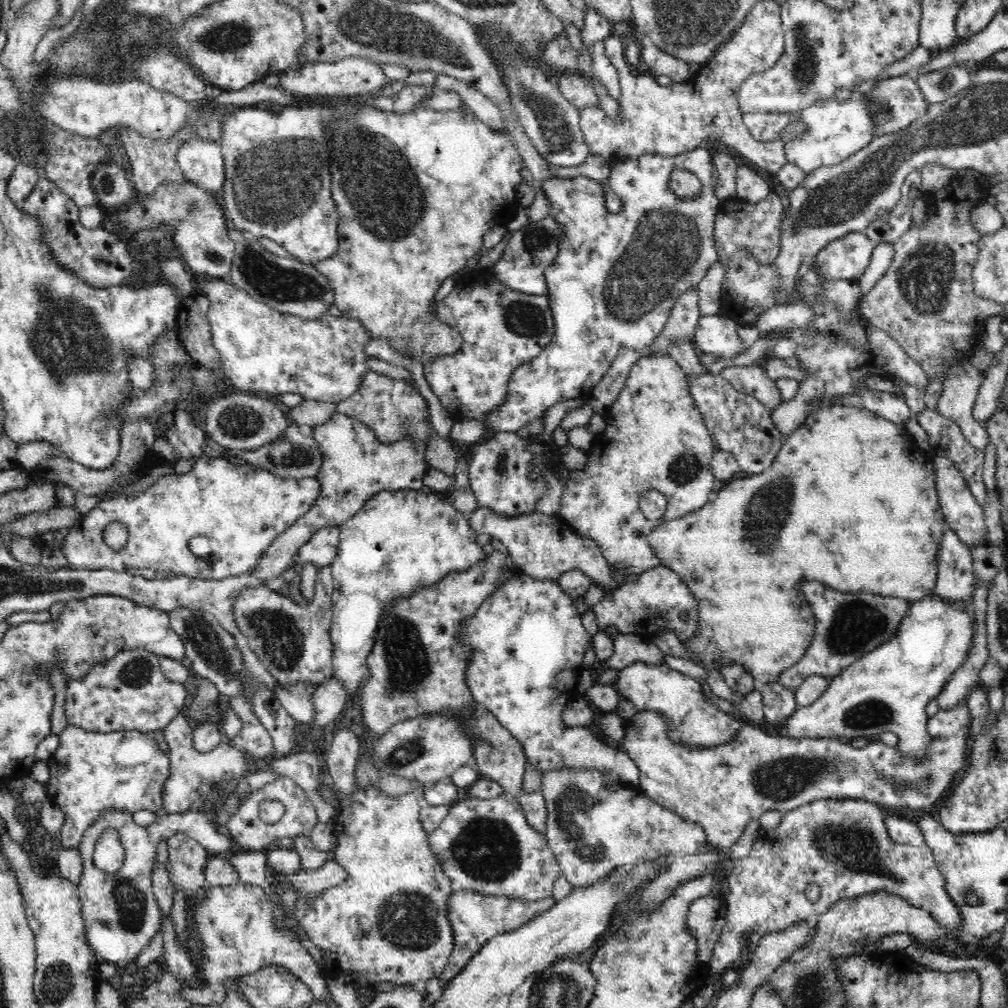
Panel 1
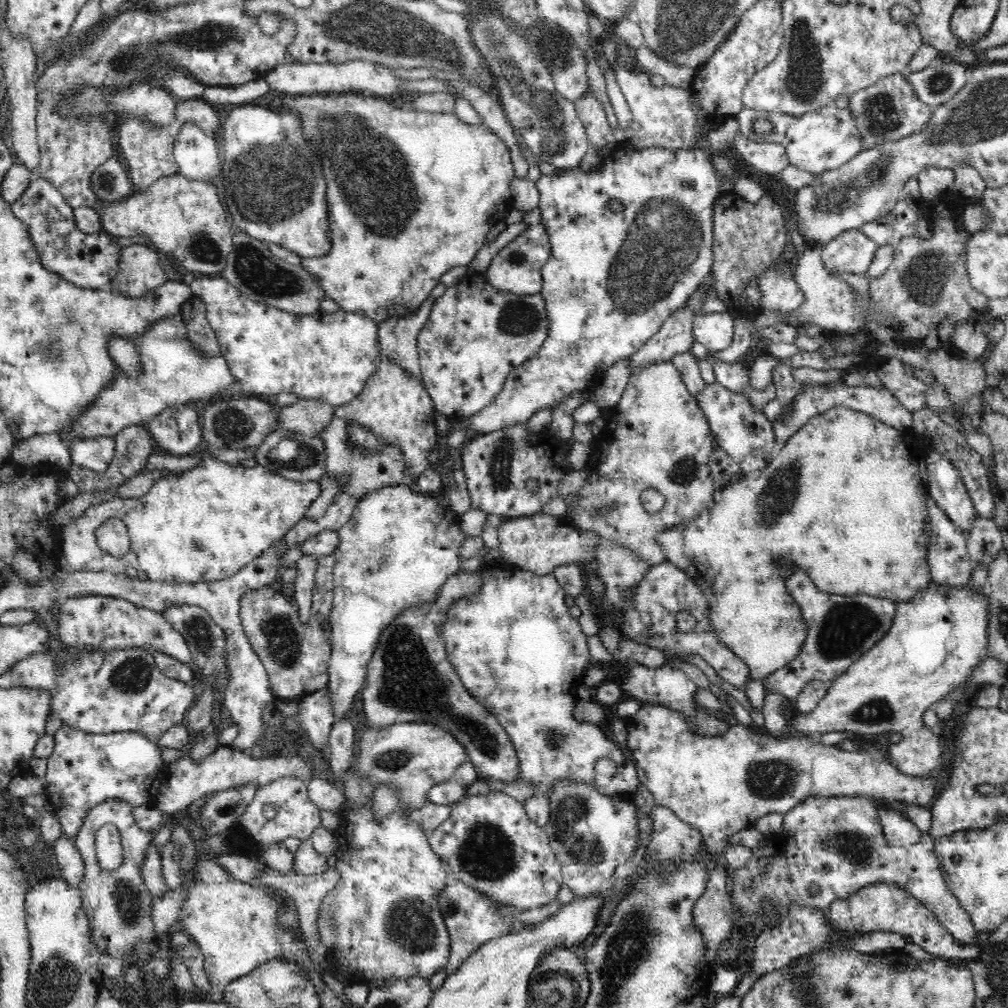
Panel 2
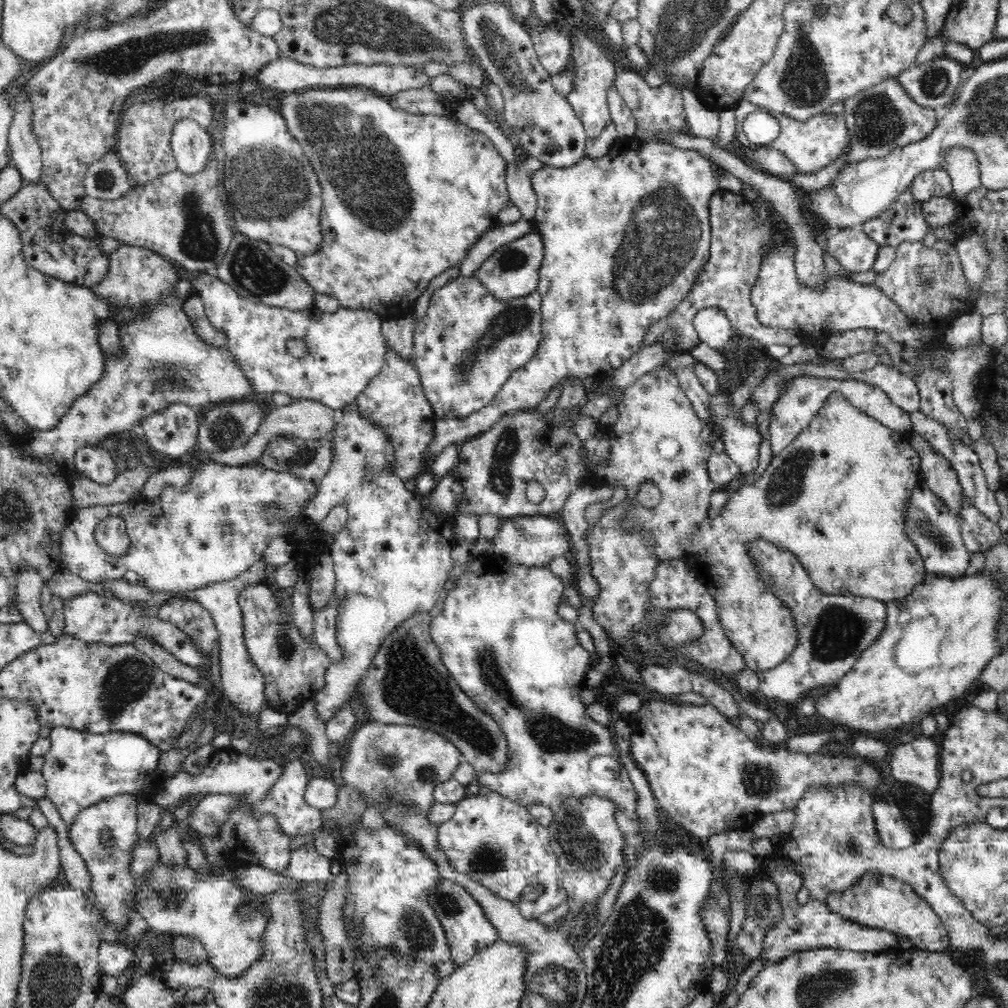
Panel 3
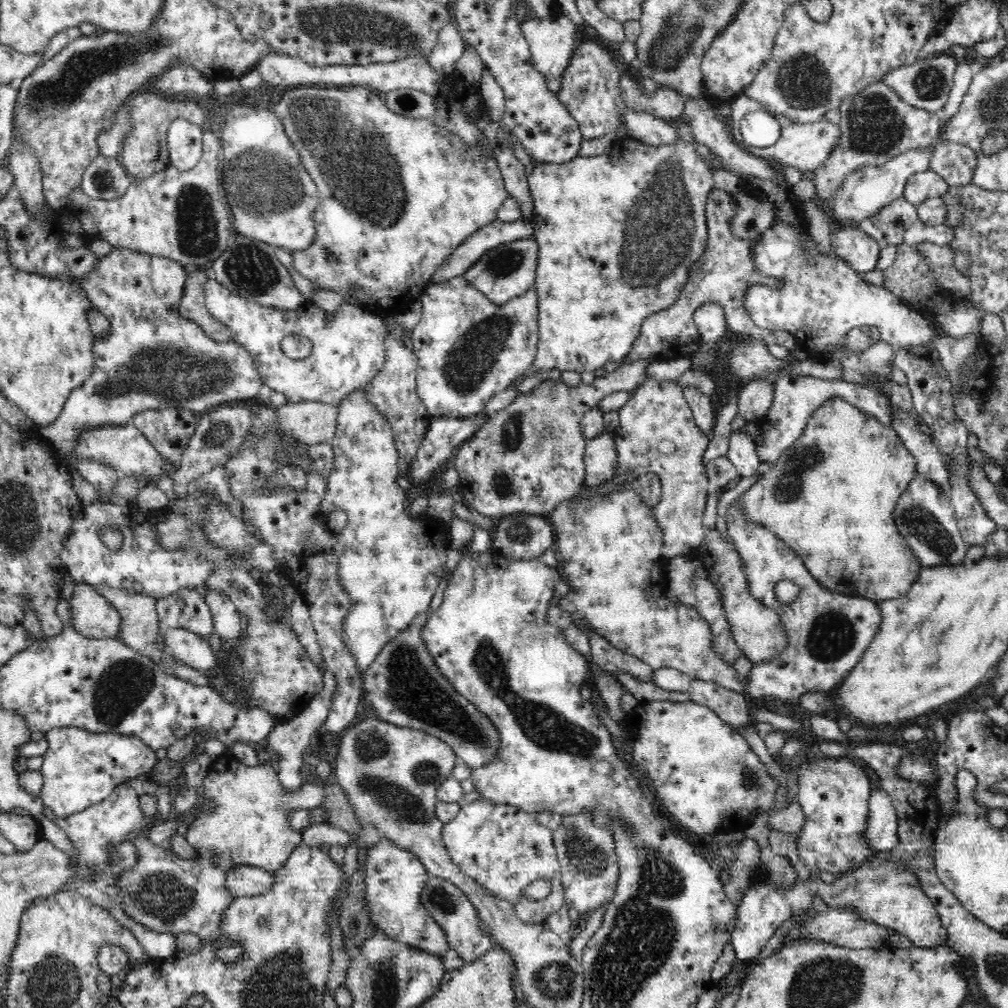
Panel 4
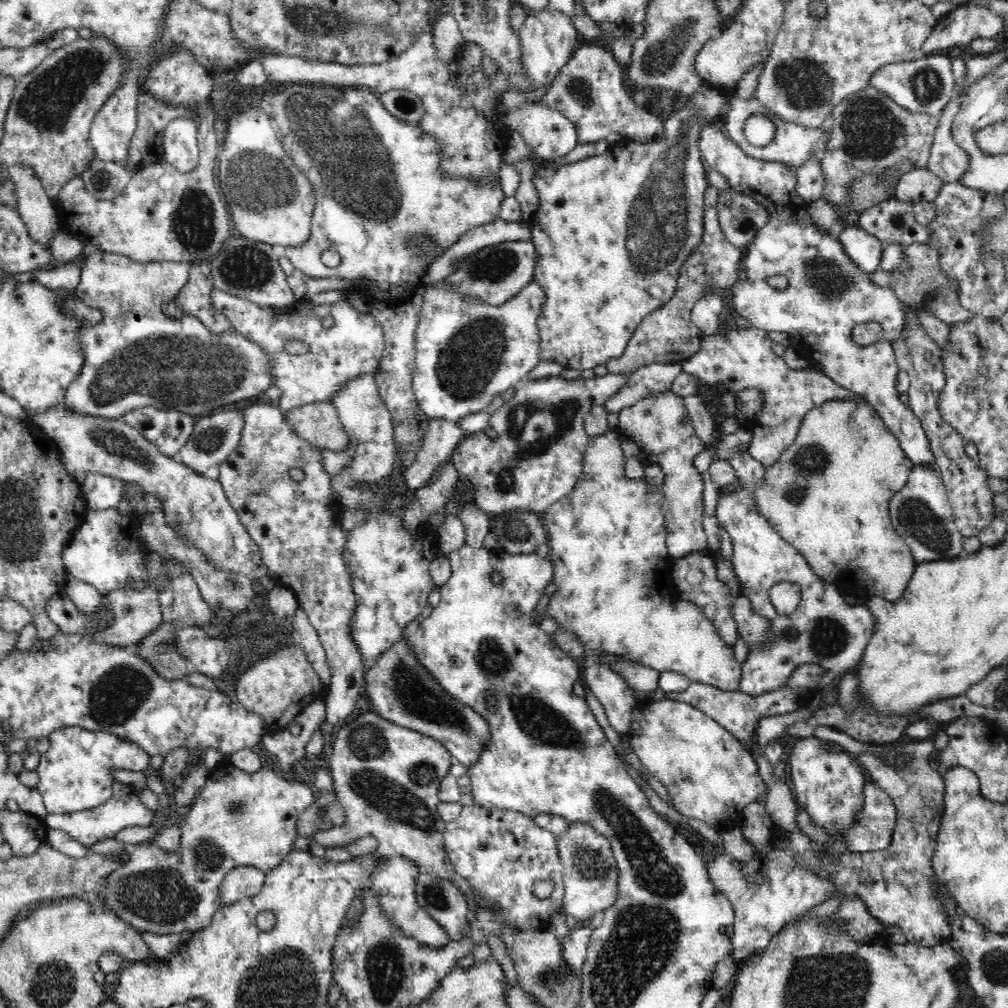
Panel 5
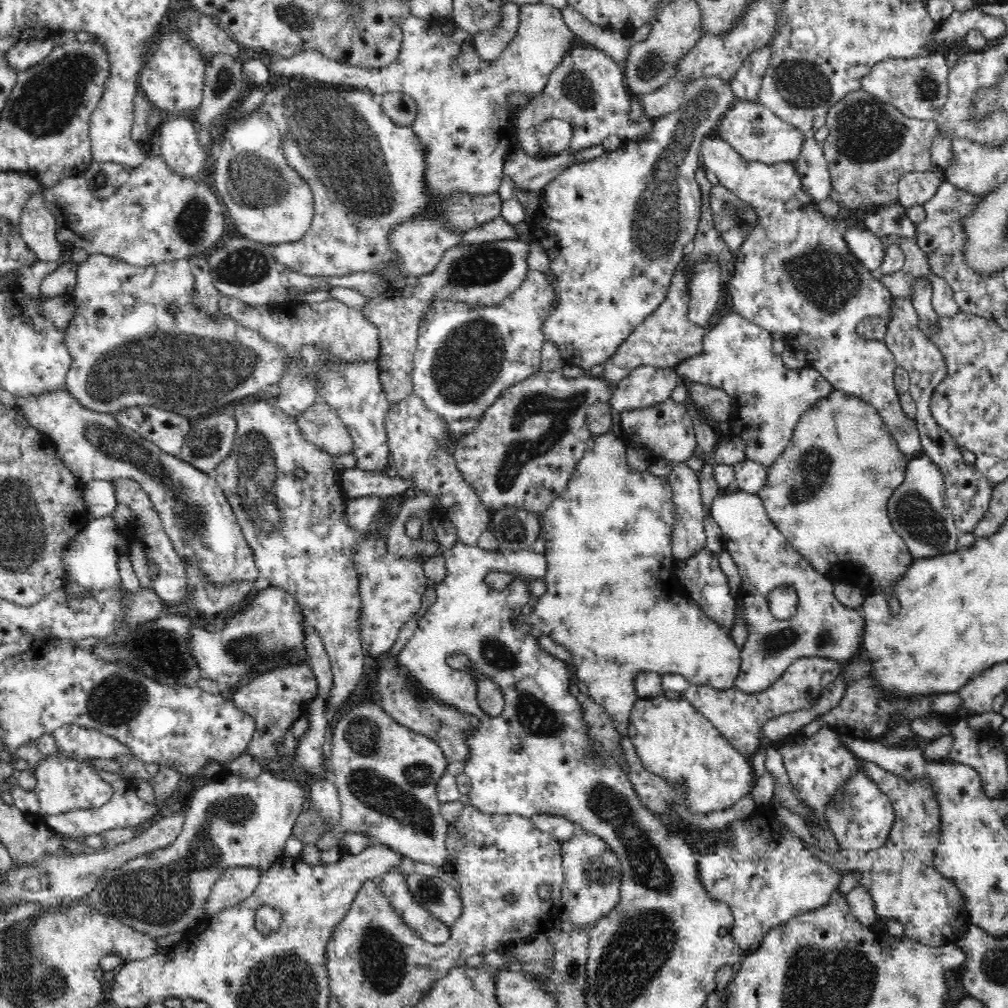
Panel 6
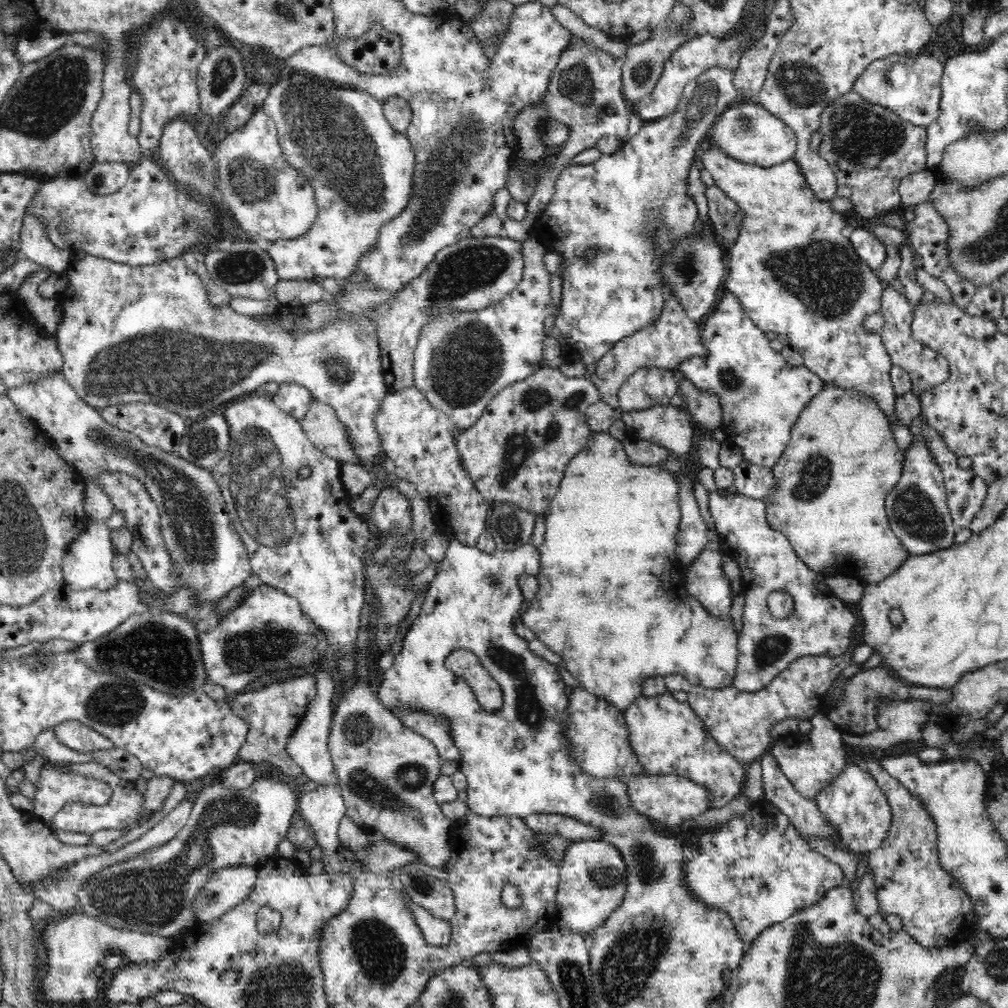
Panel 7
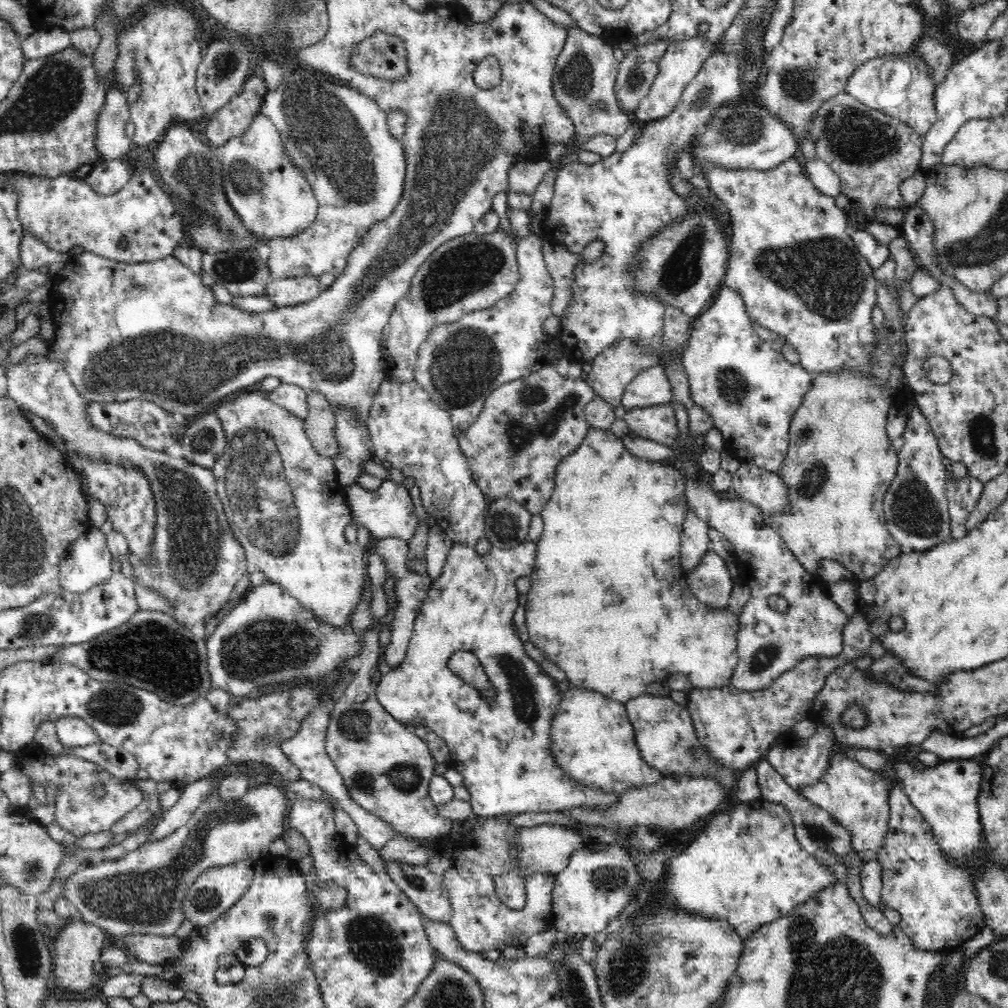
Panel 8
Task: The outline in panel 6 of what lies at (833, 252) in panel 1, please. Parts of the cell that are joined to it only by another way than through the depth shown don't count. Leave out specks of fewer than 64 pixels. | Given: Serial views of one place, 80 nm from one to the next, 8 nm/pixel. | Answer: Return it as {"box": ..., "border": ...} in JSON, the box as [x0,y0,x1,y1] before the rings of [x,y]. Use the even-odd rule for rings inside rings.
{"box":[844,228,886,272],"border":[[[850,228],[844,234],[844,238],[846,238],[850,253],[858,258],[868,270],[874,272],[880,268],[885,256],[886,244],[878,236],[864,228]]]}

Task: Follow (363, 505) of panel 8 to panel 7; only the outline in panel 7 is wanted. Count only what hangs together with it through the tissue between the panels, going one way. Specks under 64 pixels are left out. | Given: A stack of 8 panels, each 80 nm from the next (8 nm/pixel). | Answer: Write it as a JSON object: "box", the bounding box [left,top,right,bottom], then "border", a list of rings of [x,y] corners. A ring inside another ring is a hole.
{"box":[367,488,412,536],"border":[[[398,488],[381,490],[367,518],[367,524],[376,526],[380,534],[388,535],[395,529],[406,536],[412,530],[412,507]]]}

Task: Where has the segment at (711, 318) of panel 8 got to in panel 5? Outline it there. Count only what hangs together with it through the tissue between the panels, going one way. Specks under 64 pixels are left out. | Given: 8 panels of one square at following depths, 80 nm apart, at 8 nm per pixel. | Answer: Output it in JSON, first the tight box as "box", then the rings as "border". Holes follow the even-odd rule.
{"box":[682,327,866,467],"border":[[[751,327],[730,328],[726,332],[720,332],[703,335],[701,338],[700,351],[687,361],[682,361],[682,372],[687,372],[695,376],[697,380],[707,387],[714,387],[717,384],[722,384],[724,388],[728,388],[734,394],[740,394],[746,388],[755,388],[761,392],[763,405],[758,414],[758,419],[748,421],[748,425],[754,428],[751,434],[751,441],[747,452],[750,456],[761,462],[765,467],[772,466],[780,457],[781,454],[795,441],[798,434],[799,426],[802,424],[802,419],[807,412],[816,410],[817,406],[824,404],[826,401],[836,399],[858,401],[866,403],[865,400],[855,392],[842,388],[833,380],[830,380],[824,373],[820,371],[812,371],[812,369],[796,370],[790,368],[783,357],[777,356],[773,352],[773,342],[768,337],[765,330]]]}

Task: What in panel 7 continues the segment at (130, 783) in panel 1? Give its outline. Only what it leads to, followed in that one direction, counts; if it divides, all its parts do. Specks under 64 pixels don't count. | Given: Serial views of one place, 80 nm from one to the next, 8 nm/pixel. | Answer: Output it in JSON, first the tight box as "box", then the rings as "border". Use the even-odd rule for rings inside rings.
{"box":[33,722,114,827],"border":[[[62,722],[55,727],[55,734],[64,746],[75,750],[76,753],[92,754],[114,747],[108,738],[82,722]],[[50,763],[43,764],[37,784],[33,813],[48,827],[54,825],[56,814],[66,804],[80,802],[90,805],[105,805],[112,798],[112,792],[107,782],[95,778],[82,777],[72,774],[66,769],[52,767]]]}

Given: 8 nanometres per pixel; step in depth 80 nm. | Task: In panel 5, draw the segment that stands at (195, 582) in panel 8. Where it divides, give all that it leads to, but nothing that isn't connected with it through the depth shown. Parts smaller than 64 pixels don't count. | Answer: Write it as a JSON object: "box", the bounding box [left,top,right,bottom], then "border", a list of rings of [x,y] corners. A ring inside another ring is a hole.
{"box":[27,403,267,580],"border":[[[65,403],[27,416],[36,428],[55,442],[61,464],[79,483],[83,483],[90,472],[119,478],[126,483],[137,483],[142,495],[159,500],[167,525],[175,526],[179,534],[185,534],[189,544],[203,552],[209,564],[243,574],[250,580],[267,575],[259,546],[251,540],[246,527],[240,522],[219,479],[208,479],[190,469],[178,457],[166,456],[121,418],[84,415],[72,411]]]}

